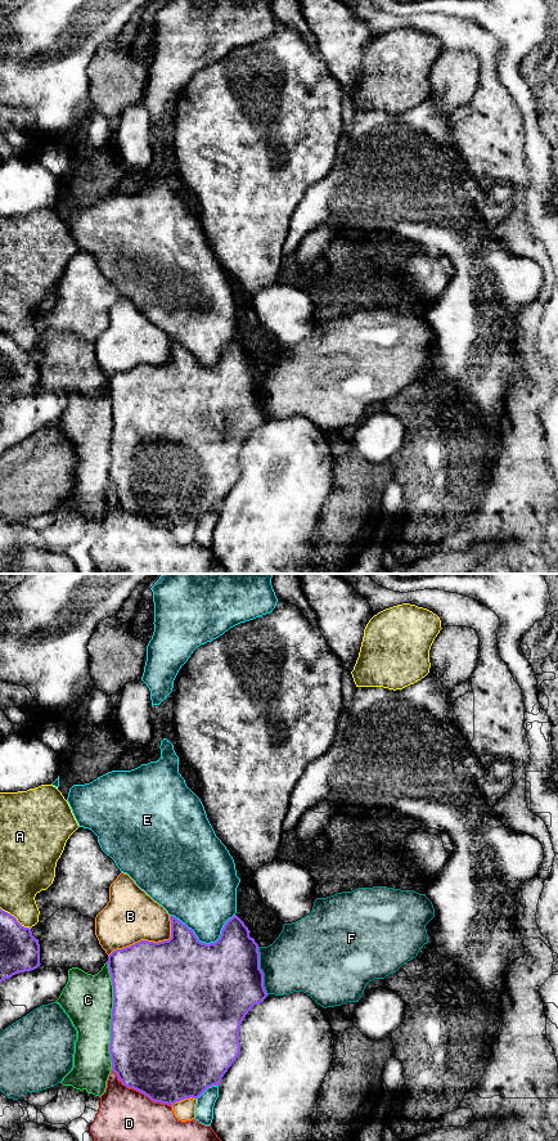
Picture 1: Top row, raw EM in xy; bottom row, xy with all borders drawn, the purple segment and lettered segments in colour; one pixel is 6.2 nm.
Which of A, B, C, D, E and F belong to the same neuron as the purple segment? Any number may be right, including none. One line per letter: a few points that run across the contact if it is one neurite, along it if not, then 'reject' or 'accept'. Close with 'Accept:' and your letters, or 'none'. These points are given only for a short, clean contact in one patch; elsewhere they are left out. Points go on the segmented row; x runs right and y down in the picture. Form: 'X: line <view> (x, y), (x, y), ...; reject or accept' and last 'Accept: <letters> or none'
A: reject
B: reject
C: reject
D: reject
E: reject
F: line xy (257, 947), (262, 985), (268, 994); reject
Accept: none

